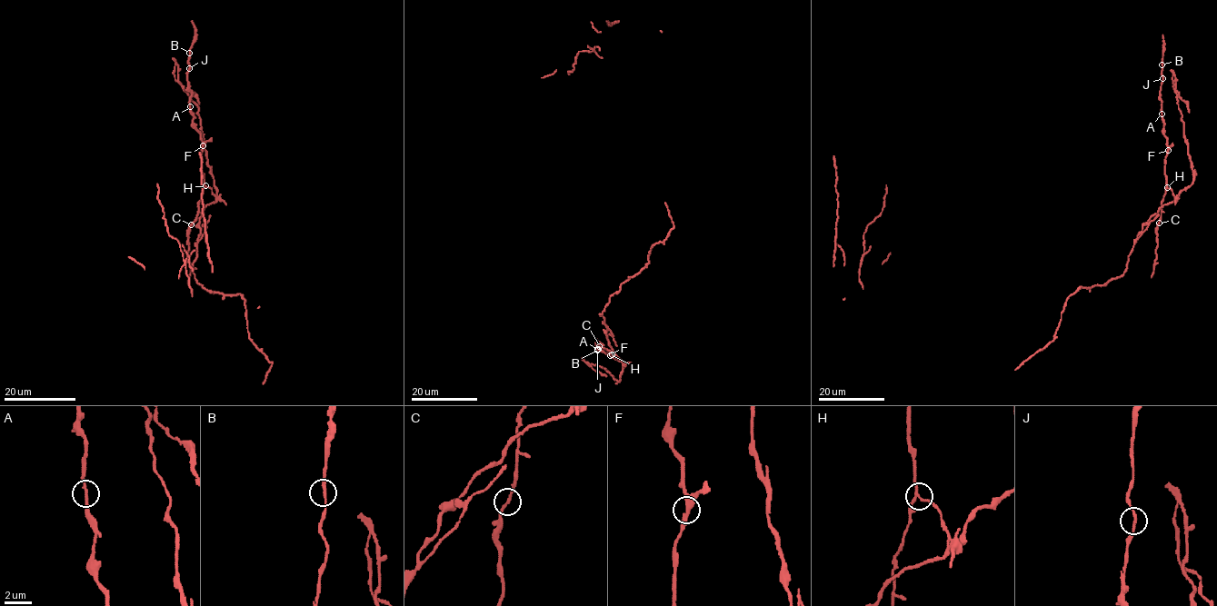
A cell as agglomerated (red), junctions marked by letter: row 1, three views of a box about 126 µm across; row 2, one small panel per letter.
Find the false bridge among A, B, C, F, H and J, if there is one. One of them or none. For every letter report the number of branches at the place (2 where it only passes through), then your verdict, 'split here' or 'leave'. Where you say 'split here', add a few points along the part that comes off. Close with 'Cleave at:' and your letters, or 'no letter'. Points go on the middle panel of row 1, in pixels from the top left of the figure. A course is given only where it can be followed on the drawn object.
A: 2 | leave
B: 2 | leave
C: 2 | leave
F: 3 | leave
H: 3 | split here
J: 2 | leave
Cleave at: H

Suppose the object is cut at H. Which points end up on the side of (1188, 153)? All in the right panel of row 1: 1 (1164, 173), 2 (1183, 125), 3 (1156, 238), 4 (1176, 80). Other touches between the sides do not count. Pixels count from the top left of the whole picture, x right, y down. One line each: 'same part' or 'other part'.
1: other part
2: same part
3: other part
4: same part

